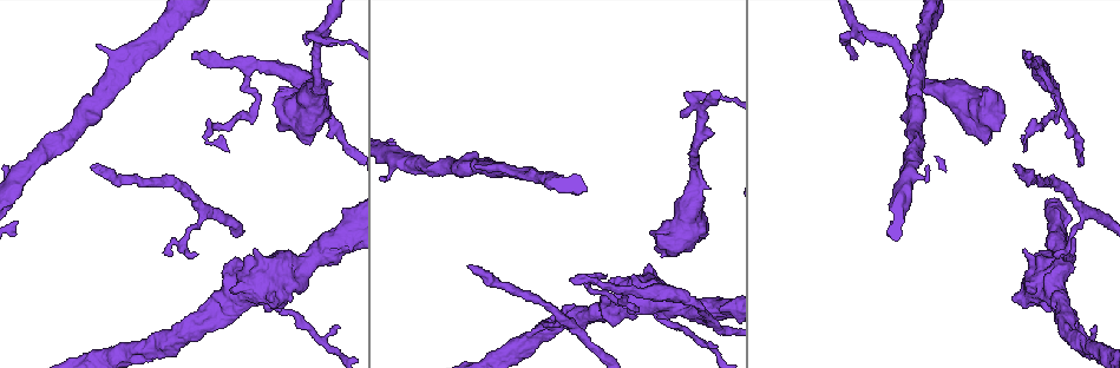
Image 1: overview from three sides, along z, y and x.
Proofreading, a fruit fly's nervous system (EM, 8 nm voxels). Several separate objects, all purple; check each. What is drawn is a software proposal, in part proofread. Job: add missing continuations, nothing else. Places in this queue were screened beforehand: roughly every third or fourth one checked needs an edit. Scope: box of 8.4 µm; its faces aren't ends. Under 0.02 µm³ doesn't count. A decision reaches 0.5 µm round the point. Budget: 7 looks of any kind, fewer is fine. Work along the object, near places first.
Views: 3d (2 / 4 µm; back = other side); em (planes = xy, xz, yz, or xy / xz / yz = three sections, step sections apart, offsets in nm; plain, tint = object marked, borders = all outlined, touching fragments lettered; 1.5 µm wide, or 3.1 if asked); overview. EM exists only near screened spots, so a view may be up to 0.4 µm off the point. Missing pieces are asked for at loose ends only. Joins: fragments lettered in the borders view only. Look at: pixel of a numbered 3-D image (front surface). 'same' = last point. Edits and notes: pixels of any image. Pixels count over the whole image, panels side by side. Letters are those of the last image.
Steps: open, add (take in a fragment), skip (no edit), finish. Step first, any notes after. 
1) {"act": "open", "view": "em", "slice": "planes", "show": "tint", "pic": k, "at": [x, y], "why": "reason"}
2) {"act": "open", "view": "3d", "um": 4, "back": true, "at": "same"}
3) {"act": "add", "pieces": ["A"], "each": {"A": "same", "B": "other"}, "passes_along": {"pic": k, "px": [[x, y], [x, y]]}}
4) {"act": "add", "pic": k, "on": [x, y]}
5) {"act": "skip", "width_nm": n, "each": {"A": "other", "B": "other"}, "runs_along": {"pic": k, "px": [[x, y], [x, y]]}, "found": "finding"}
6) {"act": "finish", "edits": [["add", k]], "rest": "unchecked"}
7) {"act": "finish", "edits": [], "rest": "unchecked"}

{"act": "open", "view": "em", "slice": "planes", "show": "borders", "pic": 1, "at": [470, 266], "why": "free end"}

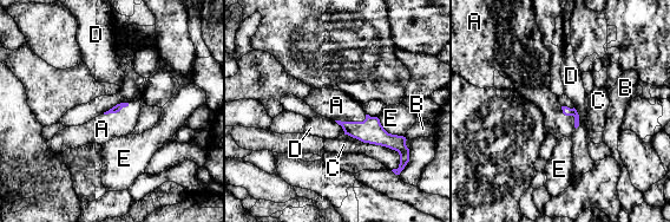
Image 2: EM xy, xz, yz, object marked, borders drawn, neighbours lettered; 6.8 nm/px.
{"act": "add", "pic": 2, "on": [102, 129], "longest_contact_nm": ["C", 440], "each": {"A": "same", "B": "other", "C": "other", "D": "other", "E": "other"}, "found": "the neuron continues"}

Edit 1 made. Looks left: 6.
{"act": "open", "view": "overview"}

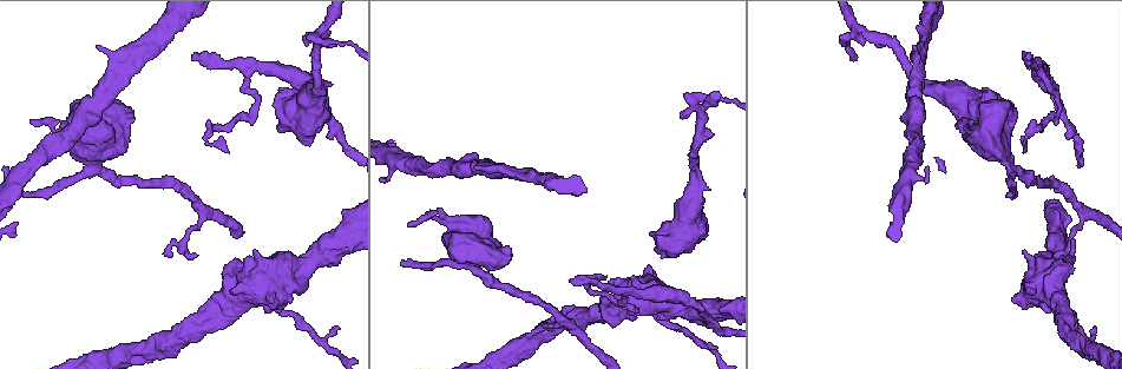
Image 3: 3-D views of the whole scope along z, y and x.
{"act": "open", "view": "3d", "um": 4, "pic": 3, "at": [309, 144], "why": "thick end"}

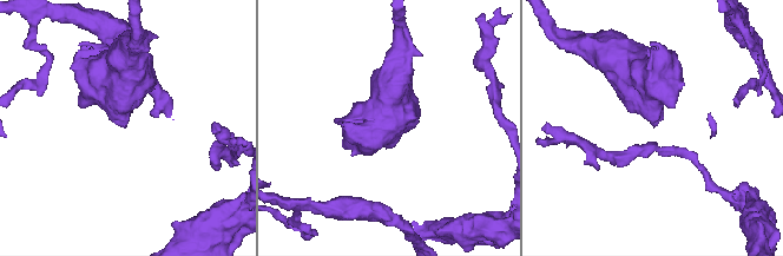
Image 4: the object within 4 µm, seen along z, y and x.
{"act": "open", "view": "em", "slice": "planes", "show": "tint", "pic": 4, "at": [657, 125]}

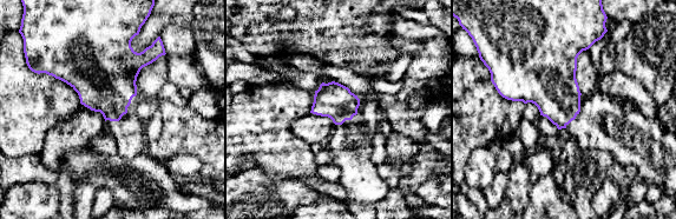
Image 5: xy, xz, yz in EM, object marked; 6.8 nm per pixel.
{"act": "open", "view": "em", "slice": "planes", "show": "borders", "at": "same"}

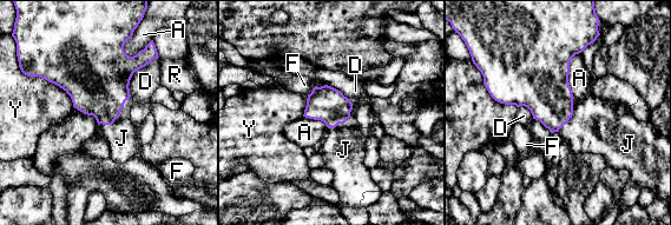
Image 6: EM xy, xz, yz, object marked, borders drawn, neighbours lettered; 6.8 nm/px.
{"act": "add", "pic": 6, "on": [596, 127], "each": {"A": "other", "D": "other", "F": "other", "J": "same", "R": "other", "Y": "other"}, "found": "it goes on there"}

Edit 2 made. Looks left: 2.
{"act": "finish", "edits": [["add", 2], ["add", 6]], "rest": "unchecked"}

